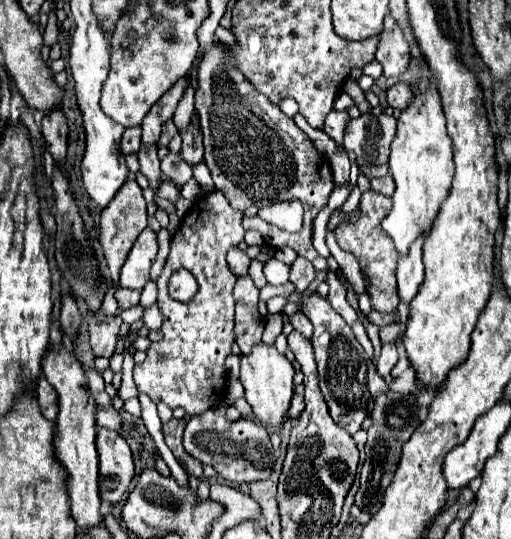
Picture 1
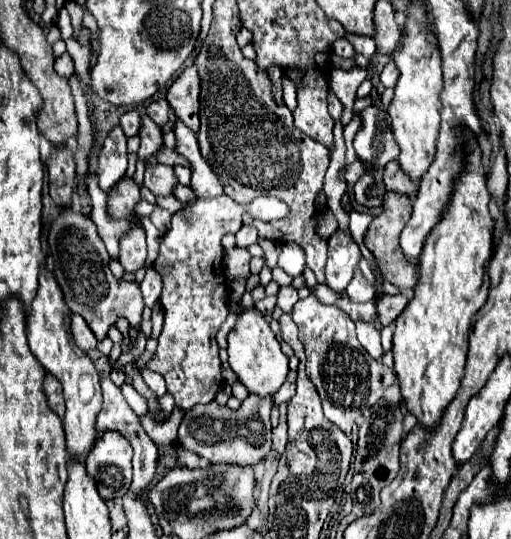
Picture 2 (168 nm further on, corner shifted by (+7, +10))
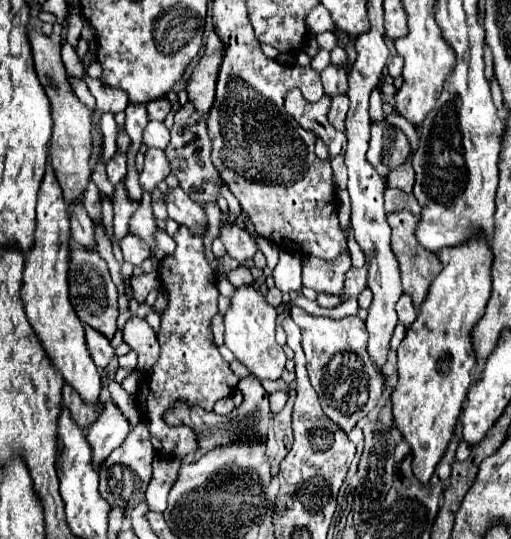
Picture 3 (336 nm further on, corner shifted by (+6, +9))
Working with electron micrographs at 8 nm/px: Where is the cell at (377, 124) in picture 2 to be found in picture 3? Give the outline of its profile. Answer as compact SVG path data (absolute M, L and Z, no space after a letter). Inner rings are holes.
M380 121L372 123L372 139L368 149L368 161L378 171L378 175L386 177L390 171L394 171L398 165L402 165L408 155L412 153L412 147L402 133L402 129Z

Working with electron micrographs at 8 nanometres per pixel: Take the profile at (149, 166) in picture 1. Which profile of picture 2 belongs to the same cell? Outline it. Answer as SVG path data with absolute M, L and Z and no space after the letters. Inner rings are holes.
M149 160L145 162L145 186L153 192L153 194L171 194L173 186L177 184L173 168L165 166L165 164L149 164Z

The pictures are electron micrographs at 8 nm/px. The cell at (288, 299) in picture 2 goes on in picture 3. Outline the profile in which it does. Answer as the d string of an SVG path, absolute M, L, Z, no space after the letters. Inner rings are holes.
M280 249L280 257L278 257L278 265L272 271L272 277L276 281L276 287L282 293L292 293L292 291L300 291L302 287L302 261L300 255L290 251L290 249Z

